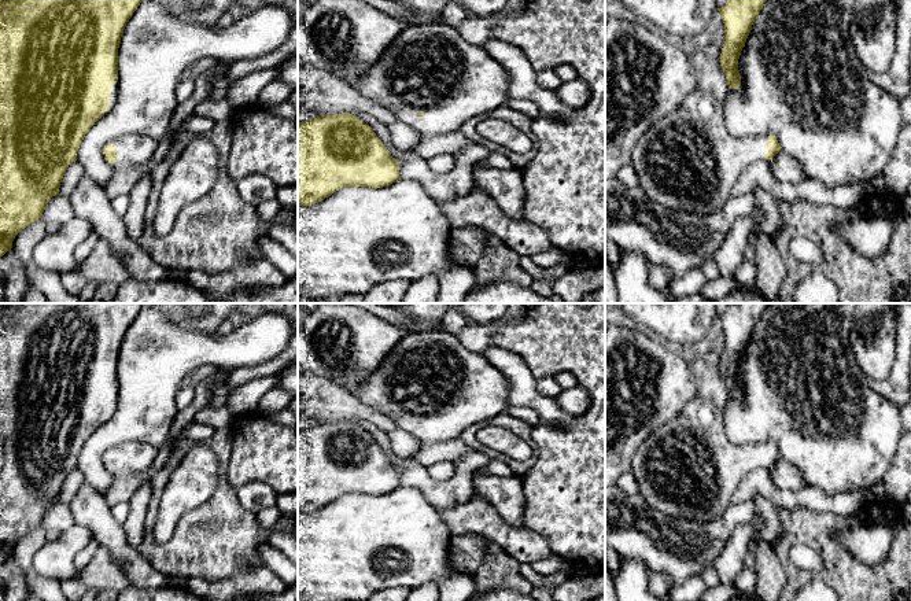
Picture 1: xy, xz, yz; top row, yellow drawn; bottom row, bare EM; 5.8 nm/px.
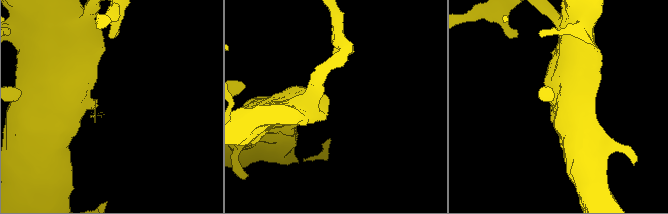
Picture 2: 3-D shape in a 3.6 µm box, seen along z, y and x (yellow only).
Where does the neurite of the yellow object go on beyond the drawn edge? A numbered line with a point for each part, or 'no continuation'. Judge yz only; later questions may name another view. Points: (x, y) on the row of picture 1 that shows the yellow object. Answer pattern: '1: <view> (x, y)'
1: yz (688, 161)

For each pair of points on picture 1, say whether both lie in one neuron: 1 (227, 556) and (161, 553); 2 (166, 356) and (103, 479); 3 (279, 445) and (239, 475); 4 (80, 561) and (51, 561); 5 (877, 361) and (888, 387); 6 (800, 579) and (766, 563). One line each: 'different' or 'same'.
1: same
2: same
3: same
4: different
5: different
6: different

